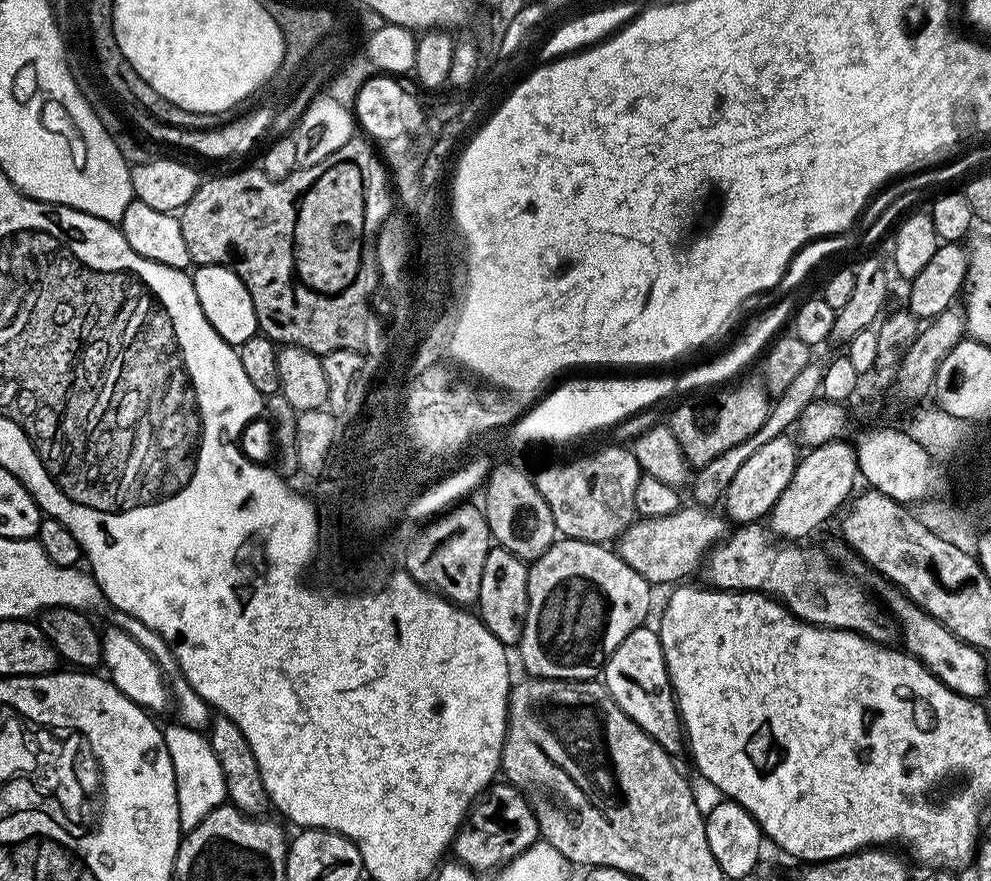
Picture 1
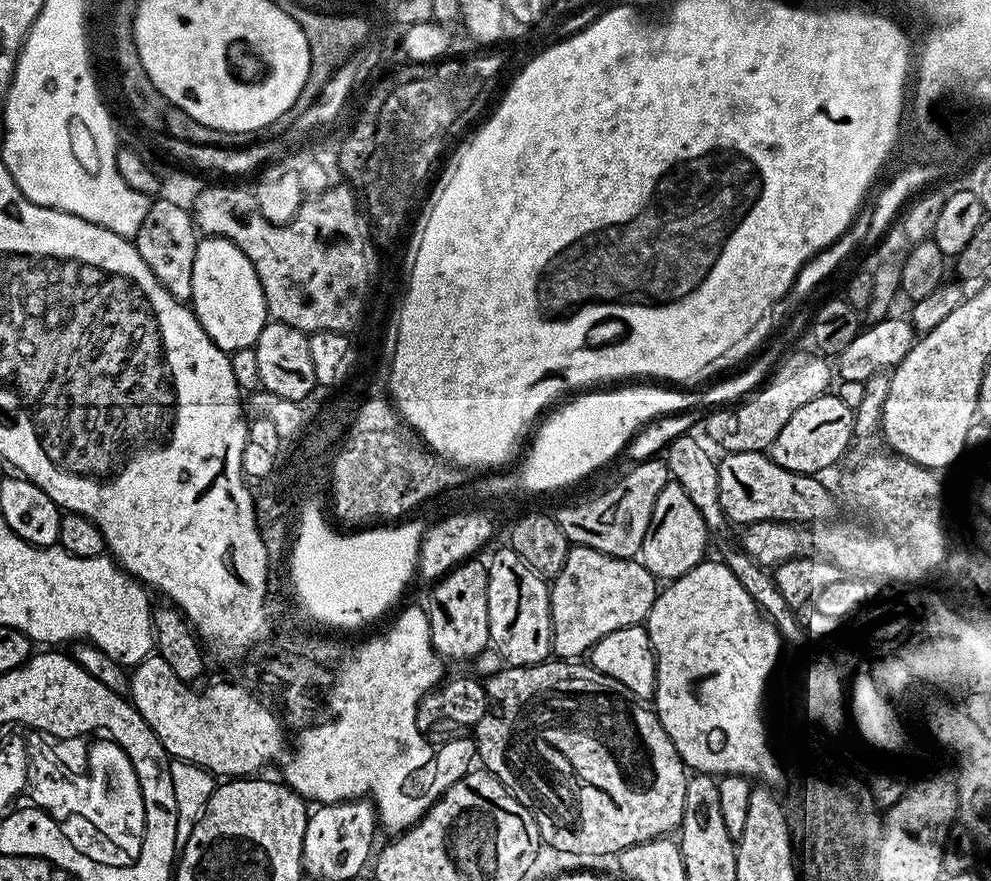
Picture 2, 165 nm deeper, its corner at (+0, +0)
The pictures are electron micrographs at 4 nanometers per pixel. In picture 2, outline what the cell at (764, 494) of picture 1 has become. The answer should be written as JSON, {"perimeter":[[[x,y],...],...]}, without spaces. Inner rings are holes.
{"perimeter":[[[825,394],[806,402],[806,406],[798,406],[798,410],[794,410],[790,422],[786,422],[786,426],[782,426],[782,434],[778,434],[778,438],[774,438],[770,449],[772,461],[791,472],[820,474],[823,468],[830,467],[847,448],[849,451],[854,440],[853,417],[854,410],[850,406],[846,406],[846,402],[842,402],[842,398],[838,394]]]}

